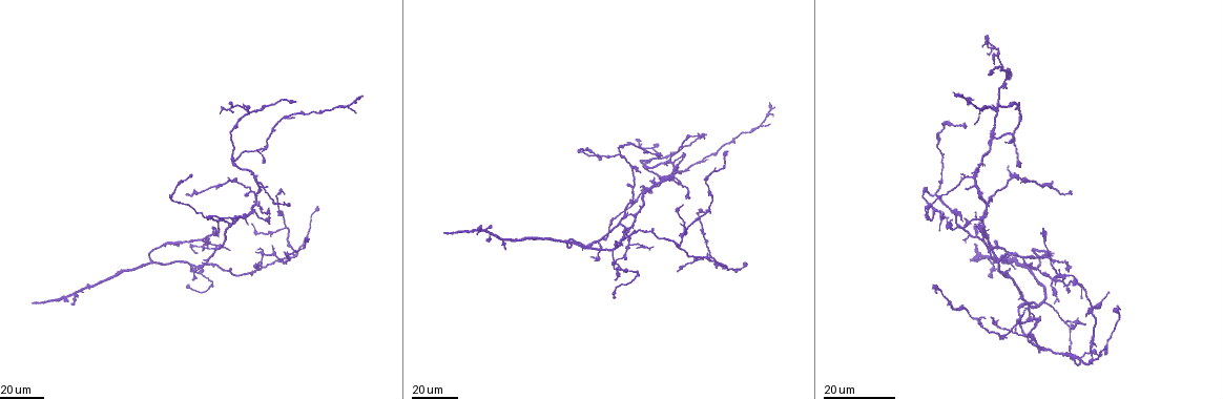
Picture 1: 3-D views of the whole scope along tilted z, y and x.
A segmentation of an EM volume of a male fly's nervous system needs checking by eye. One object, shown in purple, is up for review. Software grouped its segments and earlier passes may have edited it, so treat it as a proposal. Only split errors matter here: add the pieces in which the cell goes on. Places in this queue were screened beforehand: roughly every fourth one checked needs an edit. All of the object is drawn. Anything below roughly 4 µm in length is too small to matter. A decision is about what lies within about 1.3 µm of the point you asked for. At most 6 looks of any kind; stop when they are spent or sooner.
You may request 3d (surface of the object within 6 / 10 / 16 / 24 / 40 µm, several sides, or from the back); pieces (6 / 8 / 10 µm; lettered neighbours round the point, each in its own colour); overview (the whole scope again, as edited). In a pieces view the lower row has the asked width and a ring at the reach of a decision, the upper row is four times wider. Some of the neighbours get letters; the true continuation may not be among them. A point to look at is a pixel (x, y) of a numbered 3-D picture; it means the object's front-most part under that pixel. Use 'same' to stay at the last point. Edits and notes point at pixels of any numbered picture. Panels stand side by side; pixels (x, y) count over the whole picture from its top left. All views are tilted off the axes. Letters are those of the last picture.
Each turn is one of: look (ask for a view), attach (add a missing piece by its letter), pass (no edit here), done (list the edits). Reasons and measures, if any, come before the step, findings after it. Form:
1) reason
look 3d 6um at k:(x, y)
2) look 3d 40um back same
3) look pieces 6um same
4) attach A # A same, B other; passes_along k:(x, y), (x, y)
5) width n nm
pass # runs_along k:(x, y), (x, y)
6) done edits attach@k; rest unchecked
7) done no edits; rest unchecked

end of a long branch
look 3d 24um at 1:(988, 75)

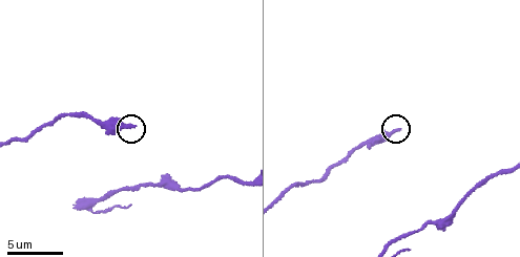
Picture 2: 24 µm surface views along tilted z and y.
look pieces 10um at 2:(133, 124)

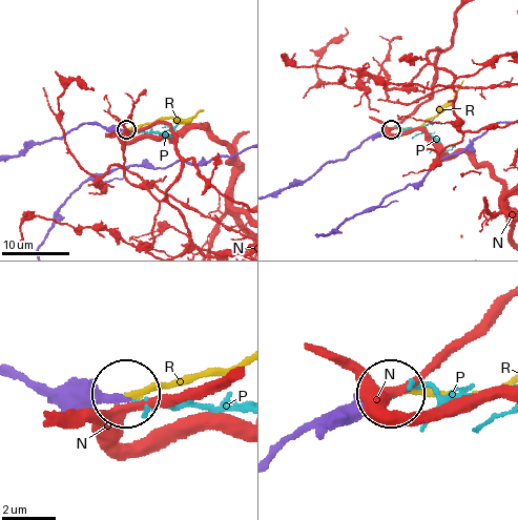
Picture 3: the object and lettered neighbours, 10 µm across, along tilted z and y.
width 210 nm
attach R # N other, P other, R same; it goes on there

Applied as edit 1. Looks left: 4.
branch stops here
look 3d 40um at 1:(185, 195)

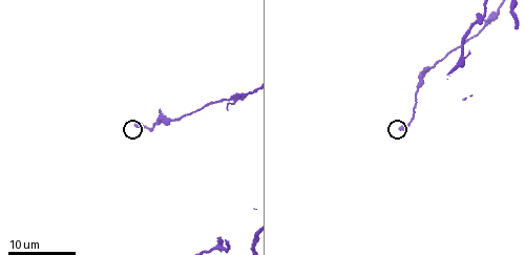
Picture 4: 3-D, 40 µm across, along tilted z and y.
look pieces 10um at 4:(400, 128)

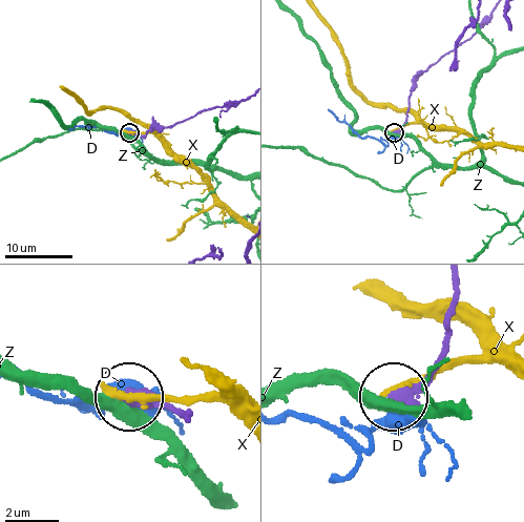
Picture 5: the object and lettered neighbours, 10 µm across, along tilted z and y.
width 480 nm
pass # D other, X other, Z other; runs_along 5:(458, 284), (438, 360), (395, 397); no lettered piece goes on from it

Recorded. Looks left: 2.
long arm stops here
look 3d 40um at 1:(191, 175)

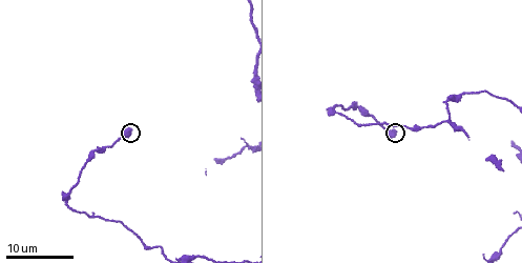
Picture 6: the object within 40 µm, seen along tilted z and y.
what lies round it
look pieces 8um at 6:(395, 131)

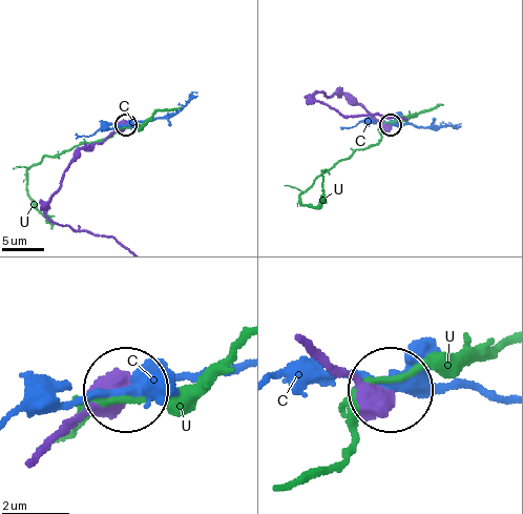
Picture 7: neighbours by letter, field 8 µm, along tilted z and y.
pass # C other, U other; runs_along 7:(35, 453), (120, 395); none of them fits

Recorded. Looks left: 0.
done edits attach@3; rest unchecked

